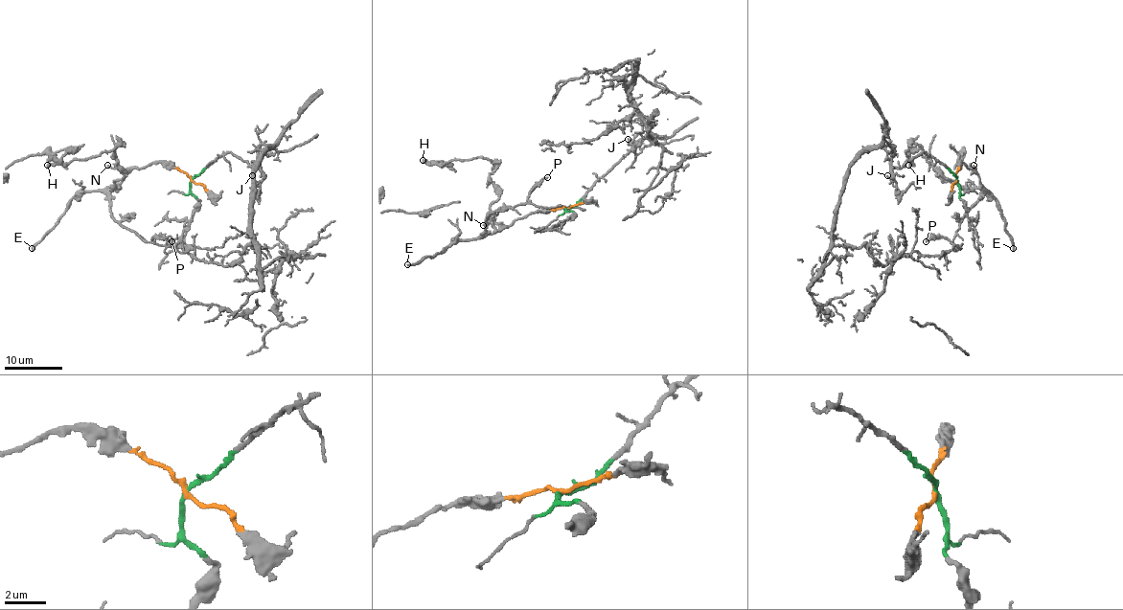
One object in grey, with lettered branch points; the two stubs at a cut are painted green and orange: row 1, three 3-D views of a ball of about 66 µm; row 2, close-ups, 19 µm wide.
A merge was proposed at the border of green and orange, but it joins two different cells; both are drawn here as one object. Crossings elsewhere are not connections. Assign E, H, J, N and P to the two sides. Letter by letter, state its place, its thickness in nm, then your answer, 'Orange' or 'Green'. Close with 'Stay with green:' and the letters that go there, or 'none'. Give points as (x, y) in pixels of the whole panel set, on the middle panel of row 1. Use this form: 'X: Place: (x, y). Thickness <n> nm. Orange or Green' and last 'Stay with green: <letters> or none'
E: Place: (407, 264). Thickness 280 nm. Orange
H: Place: (423, 160). Thickness 240 nm. Orange
J: Place: (628, 139). Thickness 130 nm. Green
N: Place: (483, 225). Thickness 150 nm. Orange
P: Place: (547, 177). Thickness 150 nm. Orange
Stay with green: J

